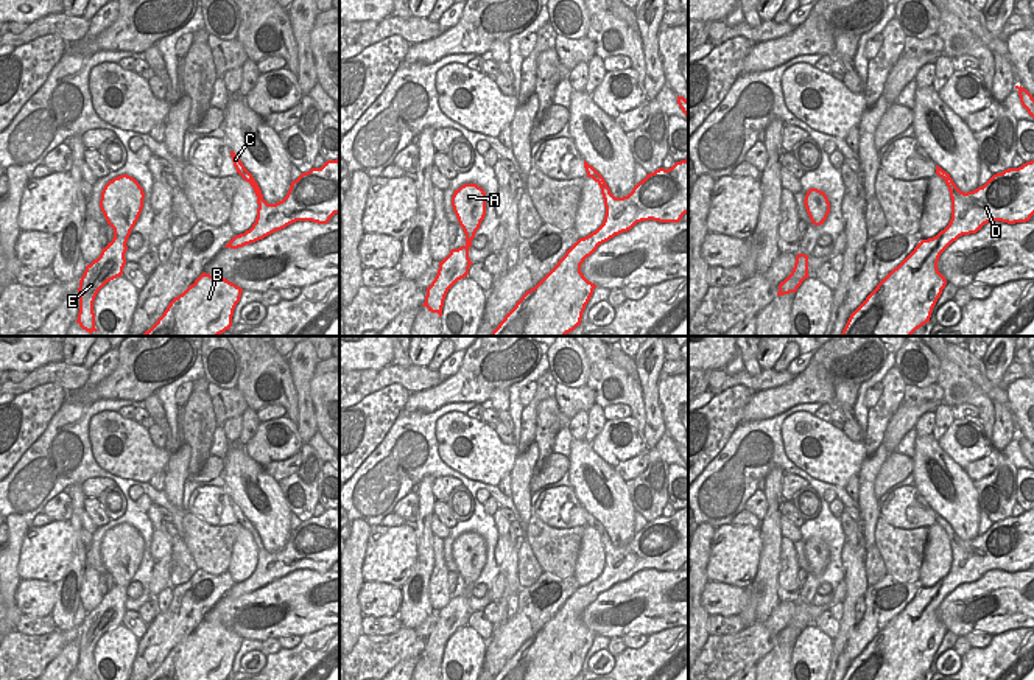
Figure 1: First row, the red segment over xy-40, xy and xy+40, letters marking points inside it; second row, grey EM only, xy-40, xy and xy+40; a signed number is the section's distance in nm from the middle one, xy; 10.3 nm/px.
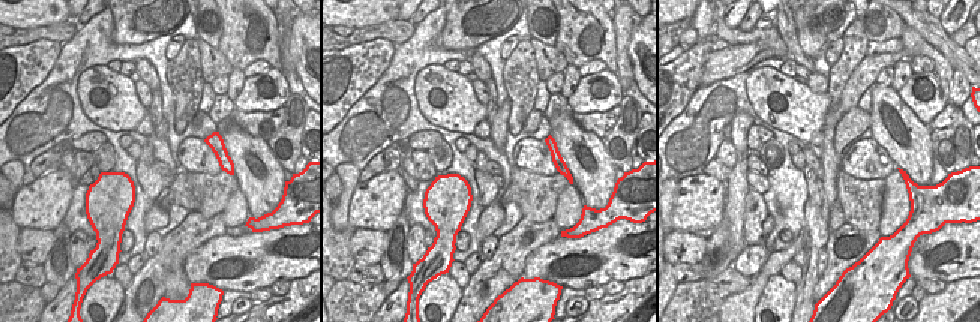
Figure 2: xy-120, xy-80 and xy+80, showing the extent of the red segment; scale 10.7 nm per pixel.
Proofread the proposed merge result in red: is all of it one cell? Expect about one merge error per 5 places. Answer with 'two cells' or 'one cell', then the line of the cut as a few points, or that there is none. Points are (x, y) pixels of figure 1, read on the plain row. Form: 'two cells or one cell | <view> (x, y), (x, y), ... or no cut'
one cell | no cut

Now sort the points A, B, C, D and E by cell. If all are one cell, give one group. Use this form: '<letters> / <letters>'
A B C D E

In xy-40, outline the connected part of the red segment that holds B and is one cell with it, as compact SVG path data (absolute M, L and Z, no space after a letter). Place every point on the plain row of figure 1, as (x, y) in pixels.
M202 621L174 646L148 680L226 680L243 638L221 624Z

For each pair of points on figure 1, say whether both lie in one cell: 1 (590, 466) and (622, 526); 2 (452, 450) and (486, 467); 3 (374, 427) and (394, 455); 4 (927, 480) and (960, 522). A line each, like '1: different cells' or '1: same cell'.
1: same cell
2: same cell
3: different cells
4: same cell

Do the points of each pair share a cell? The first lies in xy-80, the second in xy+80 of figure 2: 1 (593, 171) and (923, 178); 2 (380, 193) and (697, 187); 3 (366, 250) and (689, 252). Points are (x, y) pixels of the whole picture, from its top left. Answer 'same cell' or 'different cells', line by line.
1: same cell
2: same cell
3: same cell

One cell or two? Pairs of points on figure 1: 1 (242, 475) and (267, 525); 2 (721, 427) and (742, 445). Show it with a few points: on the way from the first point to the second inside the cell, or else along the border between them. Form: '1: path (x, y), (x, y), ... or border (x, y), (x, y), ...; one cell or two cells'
1: path (245, 487), (251, 504), (259, 512); one cell
2: border (740, 422), (724, 447), (709, 462); two cells

